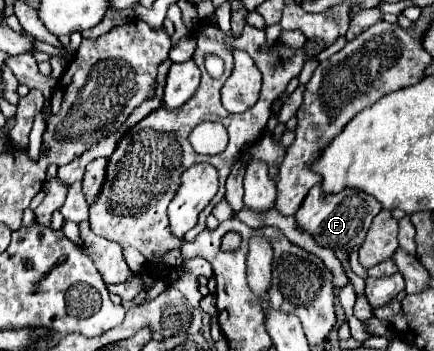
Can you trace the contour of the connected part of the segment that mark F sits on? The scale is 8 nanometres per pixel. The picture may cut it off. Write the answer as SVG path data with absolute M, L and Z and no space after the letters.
M318 184L308 192L300 210L294 214L294 218L296 218L298 226L302 226L302 230L310 232L320 246L328 246L332 250L338 250L338 248L350 250L364 242L366 230L370 228L372 218L380 210L382 210L380 202L374 196L364 194L362 190L342 190L338 194L326 194L326 192L322 192L322 188Z

